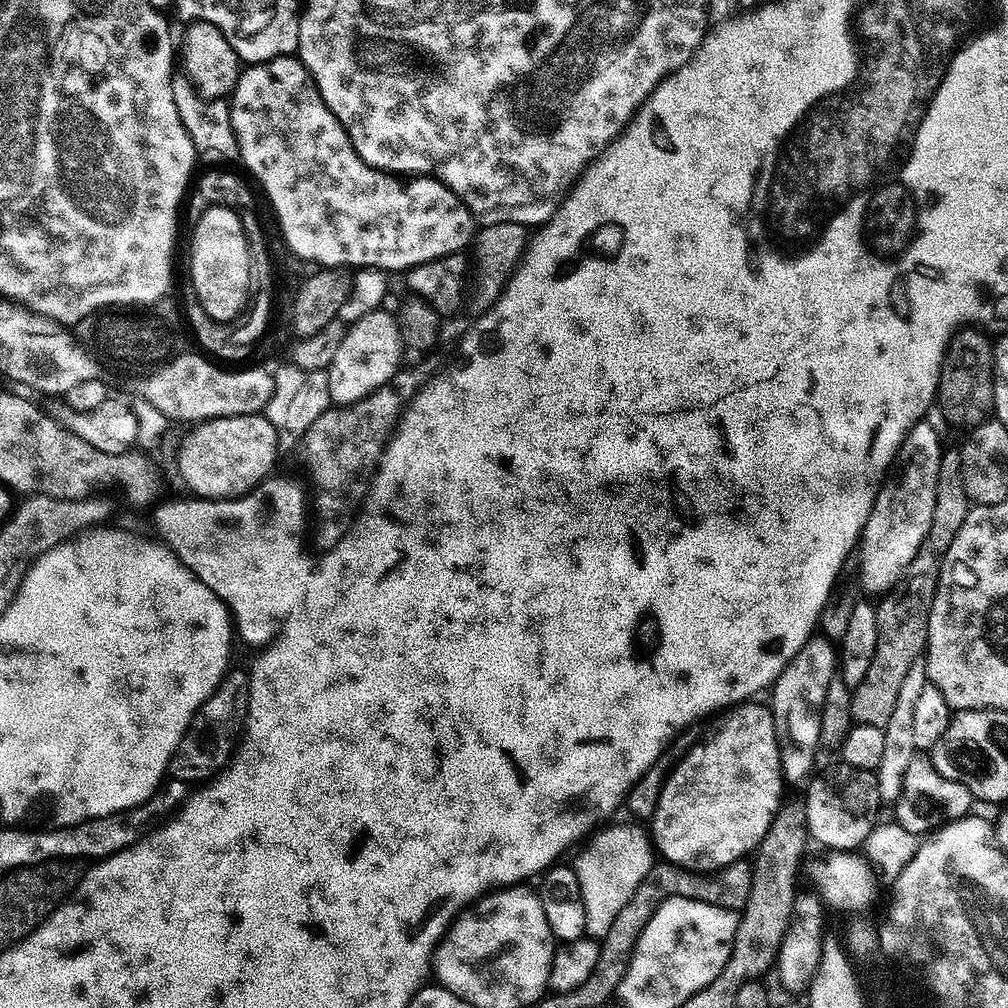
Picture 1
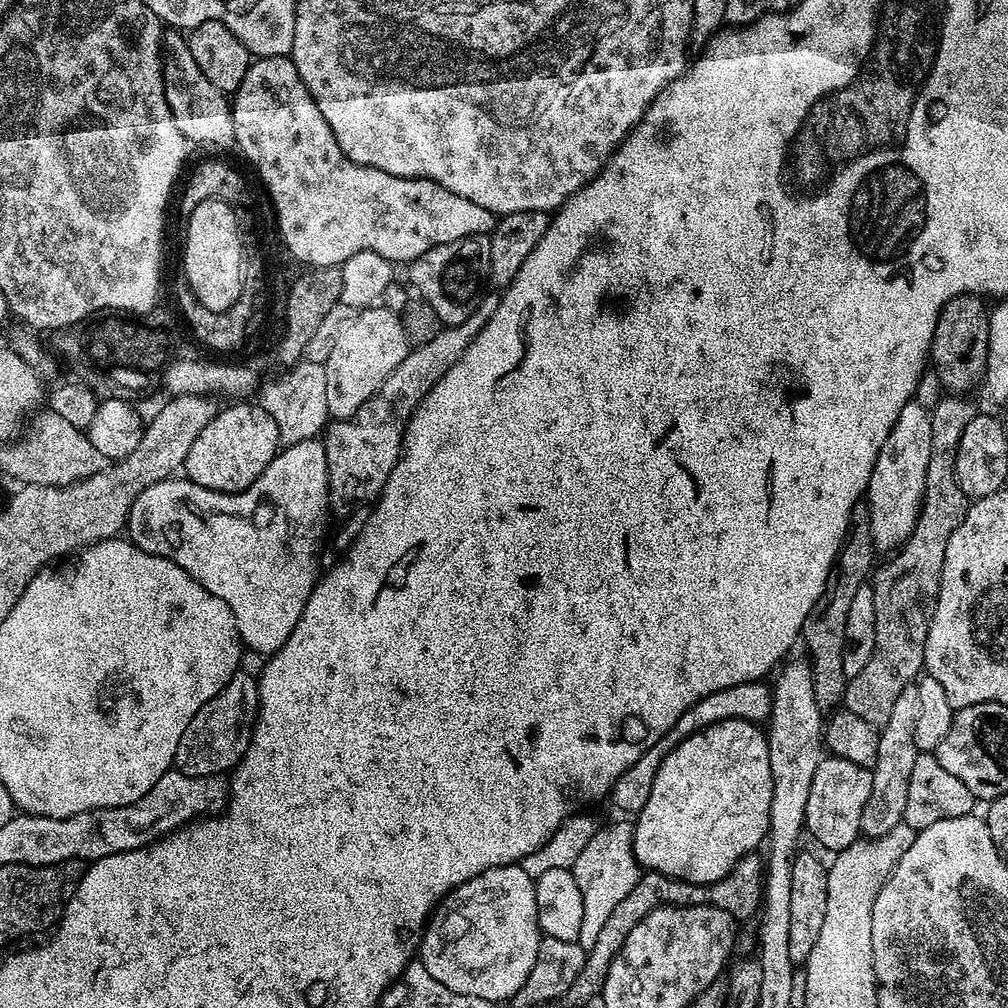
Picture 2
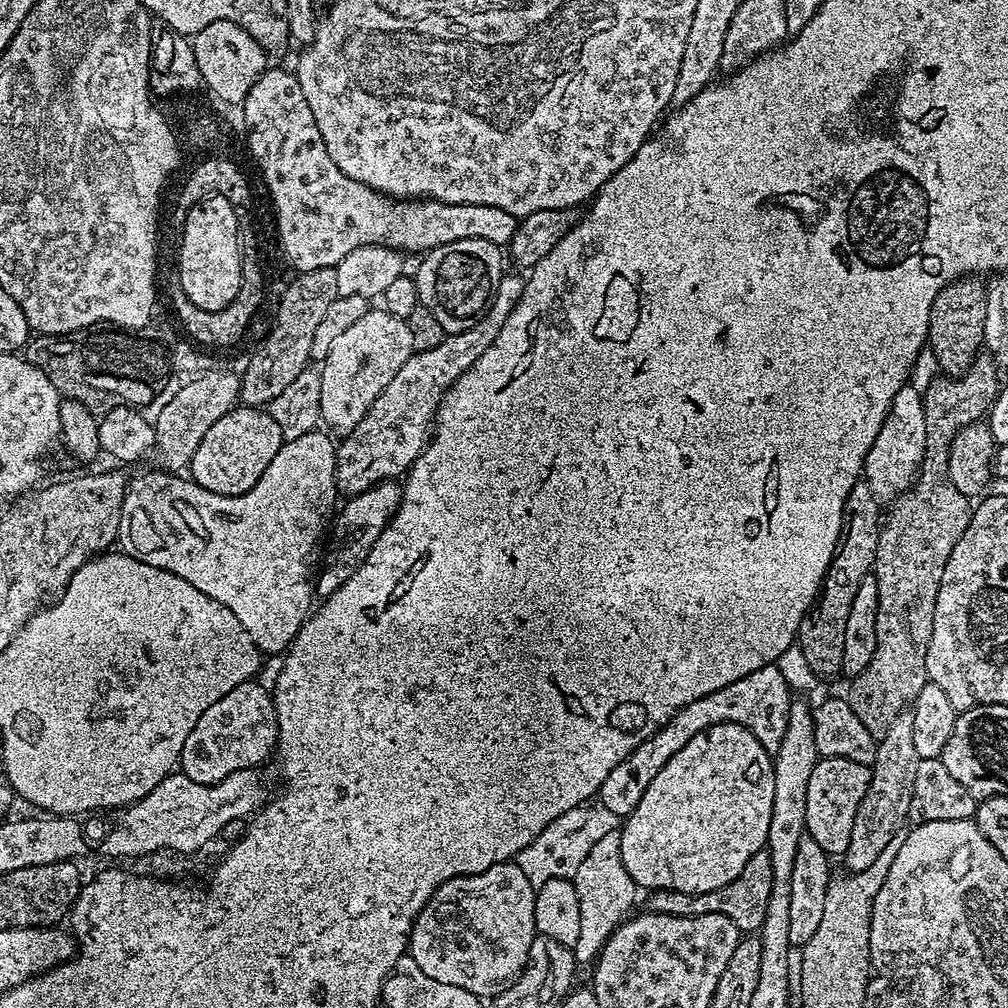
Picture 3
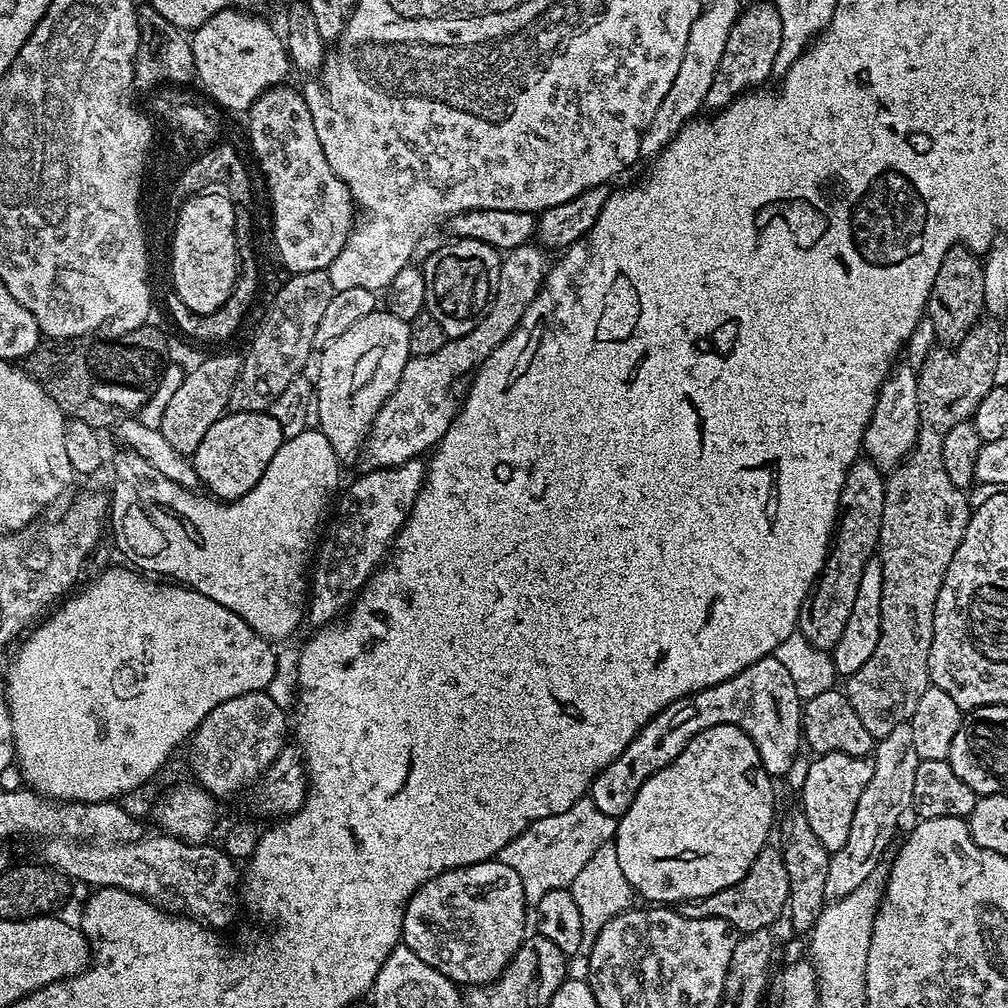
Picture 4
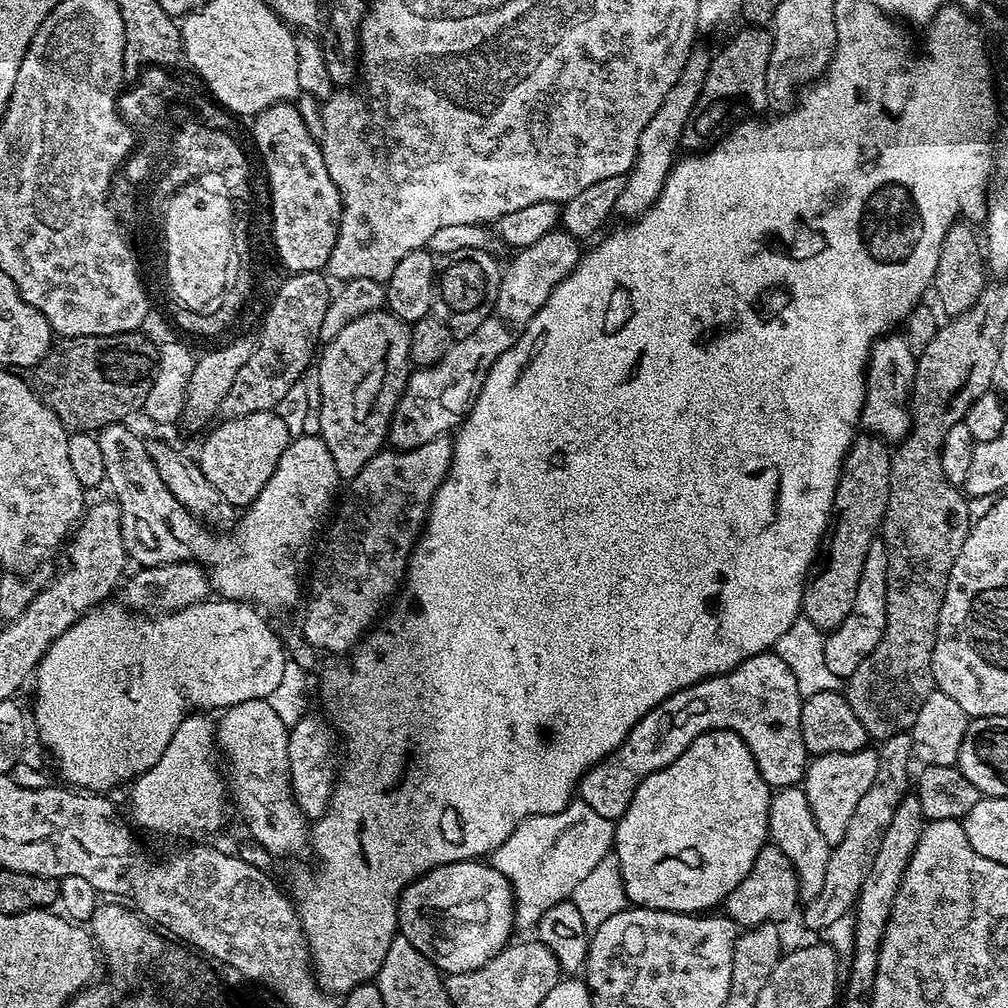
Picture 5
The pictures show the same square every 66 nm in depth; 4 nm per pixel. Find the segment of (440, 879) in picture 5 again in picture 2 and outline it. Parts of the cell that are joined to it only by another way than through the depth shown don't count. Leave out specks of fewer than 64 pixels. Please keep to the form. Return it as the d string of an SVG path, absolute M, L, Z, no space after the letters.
M503 864L500 868L486 870L481 876L475 876L473 880L453 888L440 901L420 937L418 960L424 965L427 976L442 982L442 986L458 994L508 1002L518 994L518 990L522 990L526 978L530 978L541 939L533 877L528 876L520 864Z

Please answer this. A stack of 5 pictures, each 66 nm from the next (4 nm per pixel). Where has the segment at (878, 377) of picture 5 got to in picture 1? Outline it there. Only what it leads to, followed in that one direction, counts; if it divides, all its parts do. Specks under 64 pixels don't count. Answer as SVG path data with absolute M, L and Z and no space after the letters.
M924 418L917 419L900 443L900 449L890 468L890 475L877 487L870 510L870 518L866 522L864 533L860 535L858 545L860 584L866 591L877 592L877 594L887 592L900 579L904 567L911 562L914 554L919 550L930 528L930 518L934 512L934 498L936 497L937 476L940 473L941 456L940 436L936 433L935 426L927 424Z

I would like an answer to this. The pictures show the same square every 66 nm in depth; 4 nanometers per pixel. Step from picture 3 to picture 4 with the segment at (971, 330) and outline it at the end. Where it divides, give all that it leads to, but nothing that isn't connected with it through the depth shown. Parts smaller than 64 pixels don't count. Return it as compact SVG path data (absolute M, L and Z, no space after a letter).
M956 245L947 251L942 266L934 278L934 286L928 295L927 323L932 323L941 345L957 344L985 315L983 302L983 270L981 259L964 245Z

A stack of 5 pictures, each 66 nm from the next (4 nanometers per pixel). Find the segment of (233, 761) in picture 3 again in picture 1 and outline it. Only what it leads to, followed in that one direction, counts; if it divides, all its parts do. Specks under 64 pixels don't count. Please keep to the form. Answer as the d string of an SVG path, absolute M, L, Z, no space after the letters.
M230 670L222 678L220 685L213 690L210 698L196 711L196 717L190 722L190 726L184 731L184 737L178 742L174 754L168 763L167 775L173 780L204 782L213 774L220 771L228 763L244 727L244 717L248 715L248 673L241 670Z

